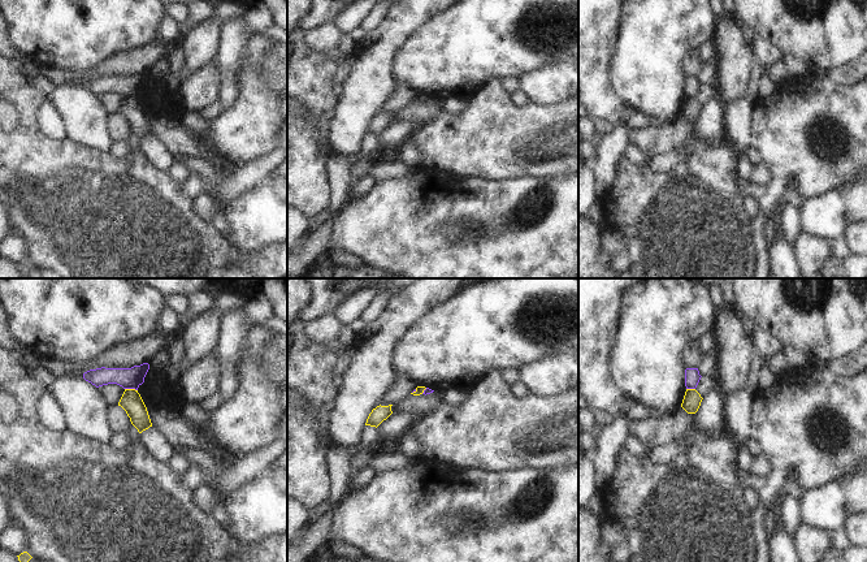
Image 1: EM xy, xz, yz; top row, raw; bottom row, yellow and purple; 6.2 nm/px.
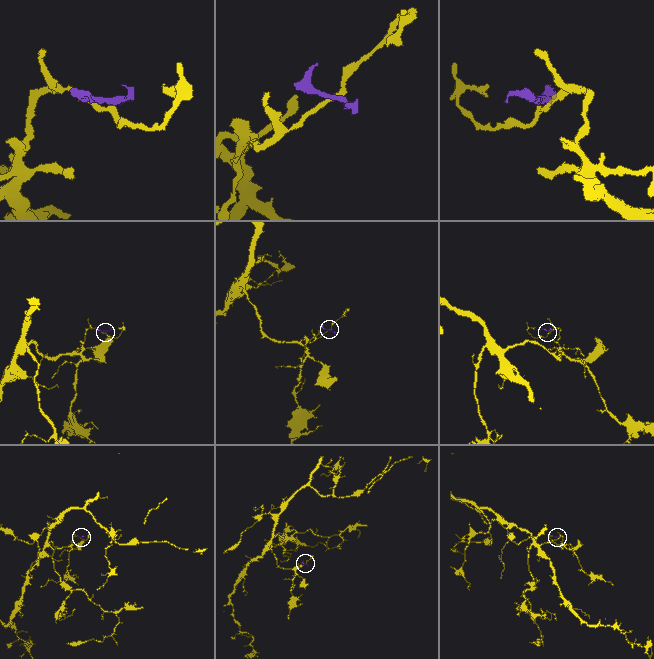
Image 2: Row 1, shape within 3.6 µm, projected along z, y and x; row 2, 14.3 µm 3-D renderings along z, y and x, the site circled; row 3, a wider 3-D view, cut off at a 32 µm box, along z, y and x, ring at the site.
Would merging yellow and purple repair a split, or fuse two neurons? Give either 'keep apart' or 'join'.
keep apart

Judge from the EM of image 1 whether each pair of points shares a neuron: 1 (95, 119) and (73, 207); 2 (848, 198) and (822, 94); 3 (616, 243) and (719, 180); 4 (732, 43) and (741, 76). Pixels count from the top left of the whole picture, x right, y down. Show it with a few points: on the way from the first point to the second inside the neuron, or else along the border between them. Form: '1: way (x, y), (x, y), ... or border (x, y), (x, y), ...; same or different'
1: border (65, 138), (107, 154); different
2: border (853, 184), (815, 195); different
3: border (614, 229), (621, 236), (625, 249); different
4: way (733, 51), (735, 68); same

